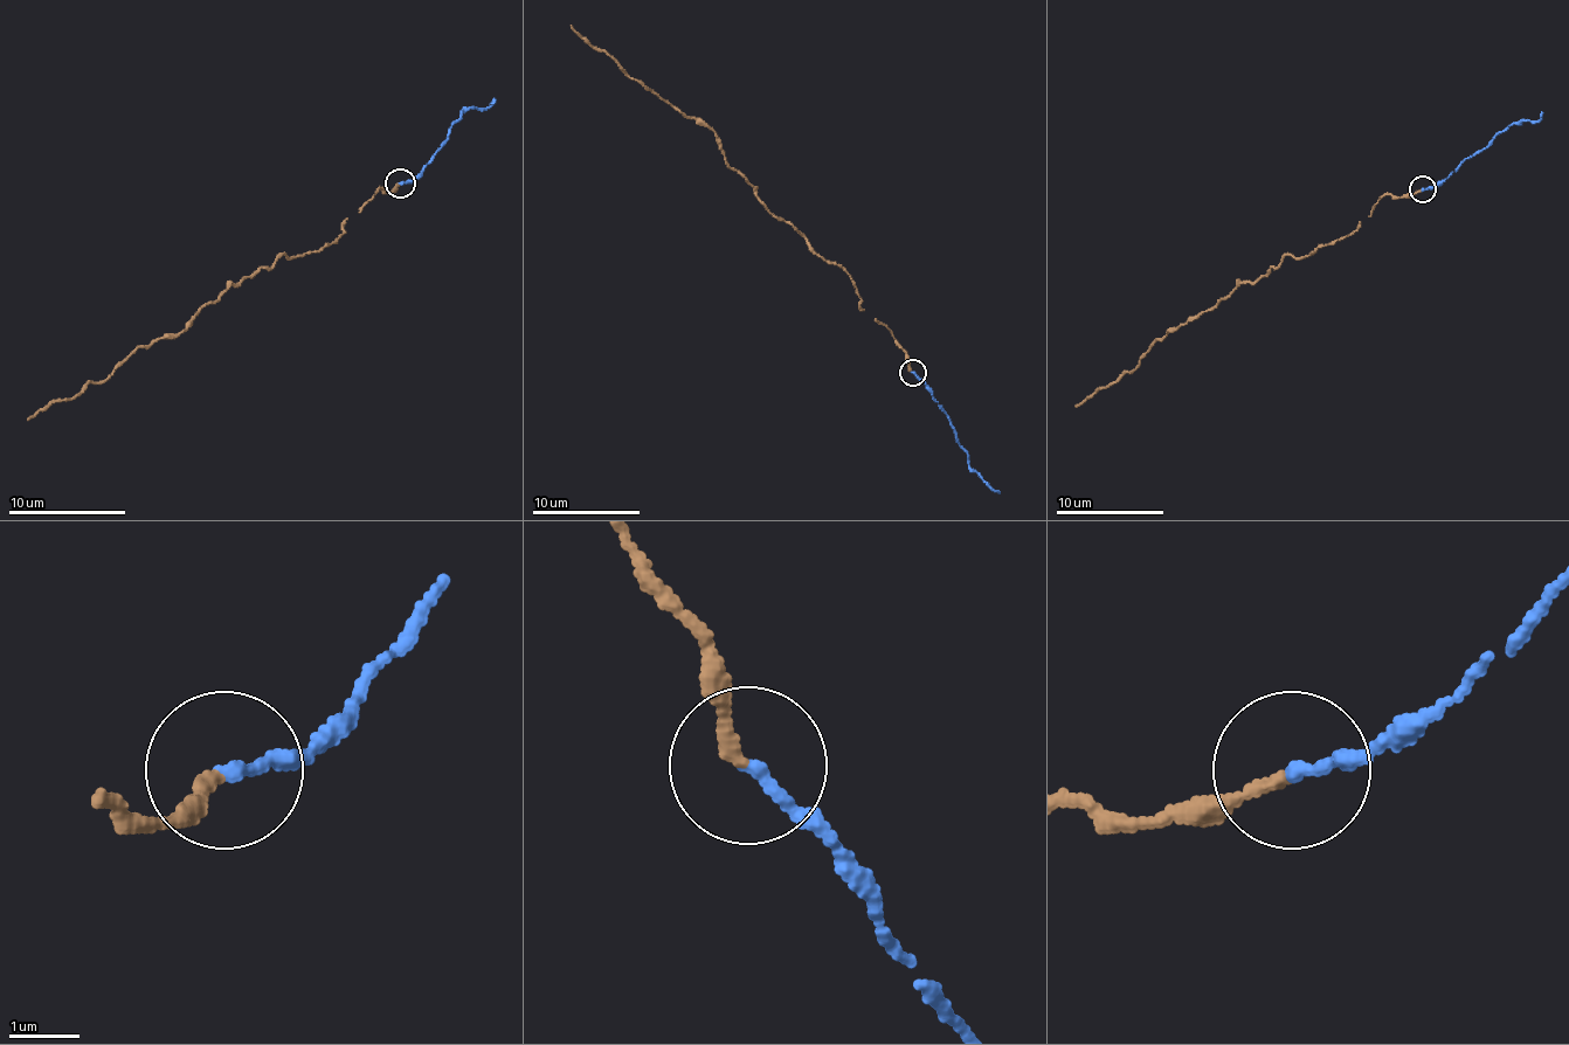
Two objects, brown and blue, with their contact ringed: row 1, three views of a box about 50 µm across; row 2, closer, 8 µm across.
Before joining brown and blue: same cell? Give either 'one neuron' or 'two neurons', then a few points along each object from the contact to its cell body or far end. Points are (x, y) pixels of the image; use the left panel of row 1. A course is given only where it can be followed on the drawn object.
one neuron | brown via (401, 184), (378, 189), (333, 242), (257, 269), (181, 333), (143, 345), (102, 380), (52, 401), (28, 421) | blue via (401, 184), (409, 184), (421, 172), (460, 113), (485, 108), (495, 98)

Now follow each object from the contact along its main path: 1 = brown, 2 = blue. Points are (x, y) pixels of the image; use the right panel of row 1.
1: (1421, 189), (1383, 195), (1348, 235), (1303, 257), (1287, 254), (1174, 327), (1134, 369), (1075, 408)
2: (1421, 189), (1432, 189), (1467, 158), (1513, 125), (1536, 120), (1542, 112)

